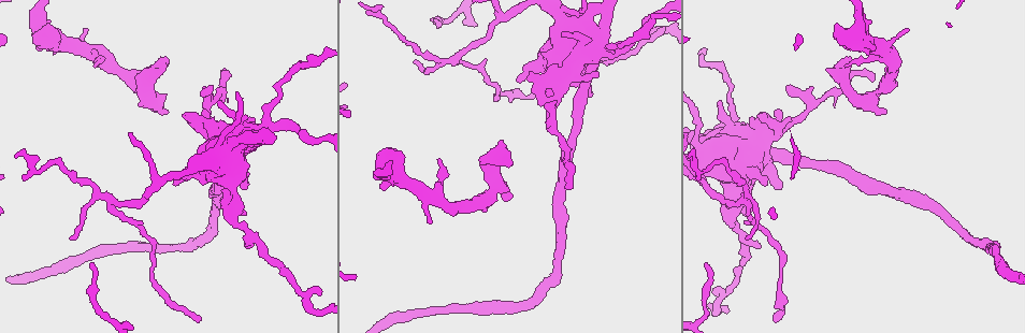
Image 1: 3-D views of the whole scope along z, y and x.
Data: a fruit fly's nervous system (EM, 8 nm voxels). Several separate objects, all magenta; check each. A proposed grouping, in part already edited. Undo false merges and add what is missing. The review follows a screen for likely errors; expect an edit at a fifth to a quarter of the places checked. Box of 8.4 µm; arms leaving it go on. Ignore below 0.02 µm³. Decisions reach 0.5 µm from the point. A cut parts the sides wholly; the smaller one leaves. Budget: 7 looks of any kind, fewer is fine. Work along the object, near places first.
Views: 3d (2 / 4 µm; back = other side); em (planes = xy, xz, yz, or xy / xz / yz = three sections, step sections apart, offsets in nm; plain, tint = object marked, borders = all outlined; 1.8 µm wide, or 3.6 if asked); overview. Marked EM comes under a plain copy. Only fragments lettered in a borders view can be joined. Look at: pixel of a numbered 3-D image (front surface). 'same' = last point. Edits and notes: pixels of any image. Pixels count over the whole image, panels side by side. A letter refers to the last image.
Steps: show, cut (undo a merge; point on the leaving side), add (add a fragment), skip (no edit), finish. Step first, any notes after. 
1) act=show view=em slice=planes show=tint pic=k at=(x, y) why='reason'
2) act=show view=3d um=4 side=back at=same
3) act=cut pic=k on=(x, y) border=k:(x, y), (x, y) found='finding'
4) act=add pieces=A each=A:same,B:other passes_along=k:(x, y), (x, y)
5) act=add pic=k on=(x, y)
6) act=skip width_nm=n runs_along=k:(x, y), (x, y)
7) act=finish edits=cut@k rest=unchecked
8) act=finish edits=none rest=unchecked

act=show view=3d um=4 pic=1 at=(512, 164) why='an open end'

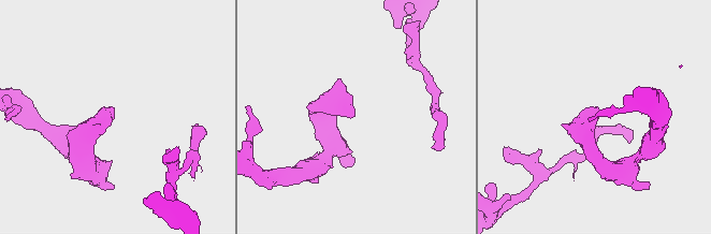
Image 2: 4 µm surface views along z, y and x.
act=show view=em slice=planes show=tint pic=2 at=(110, 106) why='shape alone is not enough'

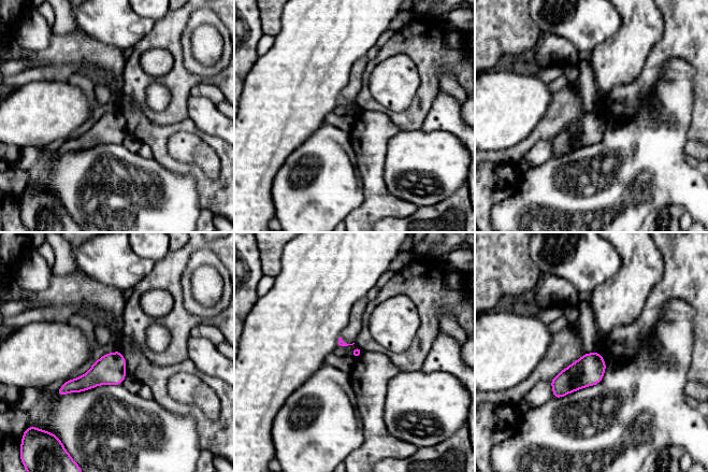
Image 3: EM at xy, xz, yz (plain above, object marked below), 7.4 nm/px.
act=show view=em slice=planes show=borders at=same why='see the neighbours'

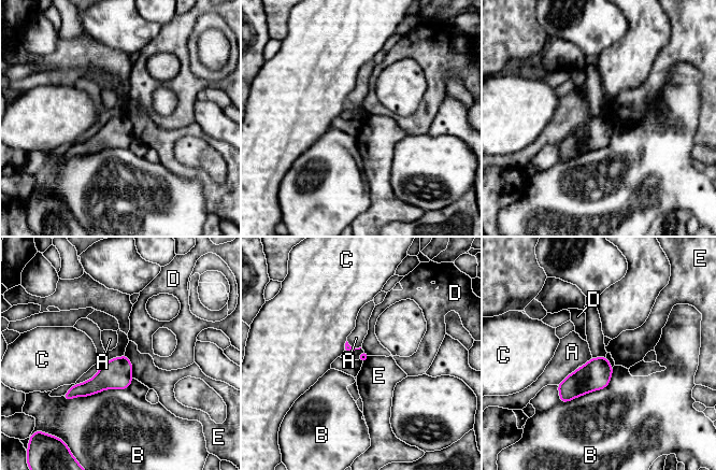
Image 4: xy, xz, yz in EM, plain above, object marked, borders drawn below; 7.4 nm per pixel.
act=skip each=A:other,B:other,C:other,D:other,E:other border=4:(125, 354), (131, 364), (133, 378) found='none of them fits'

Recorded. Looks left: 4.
act=show view=em slice=planes show=borders pic=1 at=(441, 160) why='tapers out'

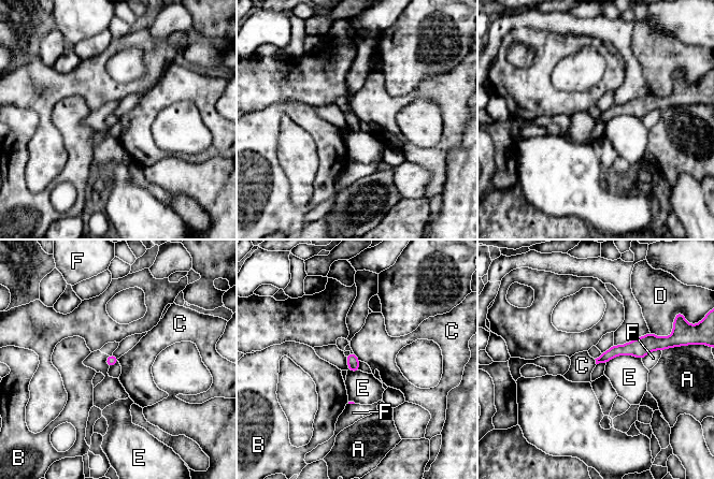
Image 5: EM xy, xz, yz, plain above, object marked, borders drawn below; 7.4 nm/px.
act=skip each=A:other,B:other,C:other,D:other,E:other,F:other runs_along=5:(660, 344), (615, 350), (601, 359) found='none of them fits'

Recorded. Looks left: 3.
act=show view=3d um=2 pic=1 at=(603, 22) why='calibre changes'

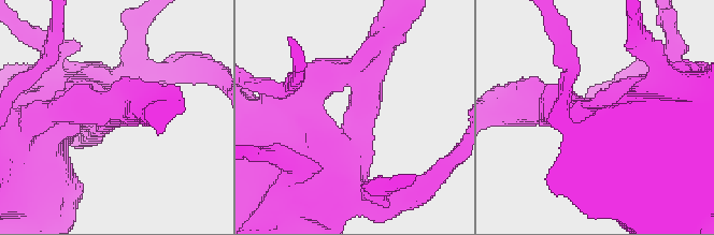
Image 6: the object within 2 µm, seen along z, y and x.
act=show view=em slice=planes show=borders pic=6 at=(116, 115) why='need the tissue'

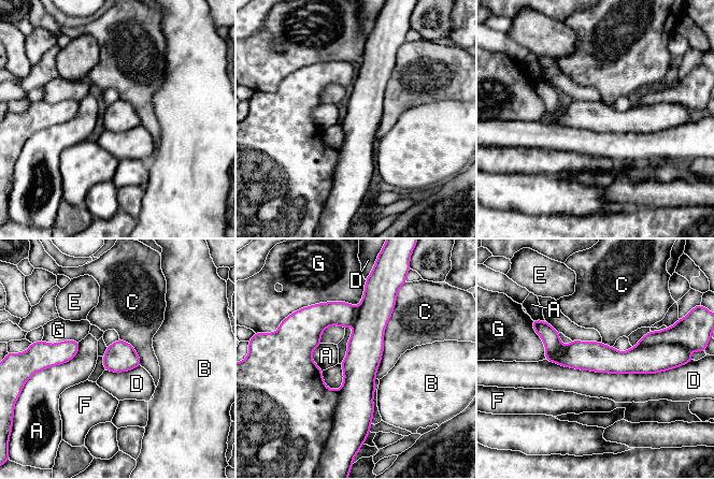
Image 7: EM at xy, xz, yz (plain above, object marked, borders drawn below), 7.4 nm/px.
act=cut pic=7 on=(354, 412) each=A:other,B:other,C:other,D:other,E:other,F:other,G:other border=7:(338, 391), (339, 398), (331, 430) found='two neurons meet here'

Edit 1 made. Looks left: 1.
act=finish edits=cut@7 rest=unchecked

